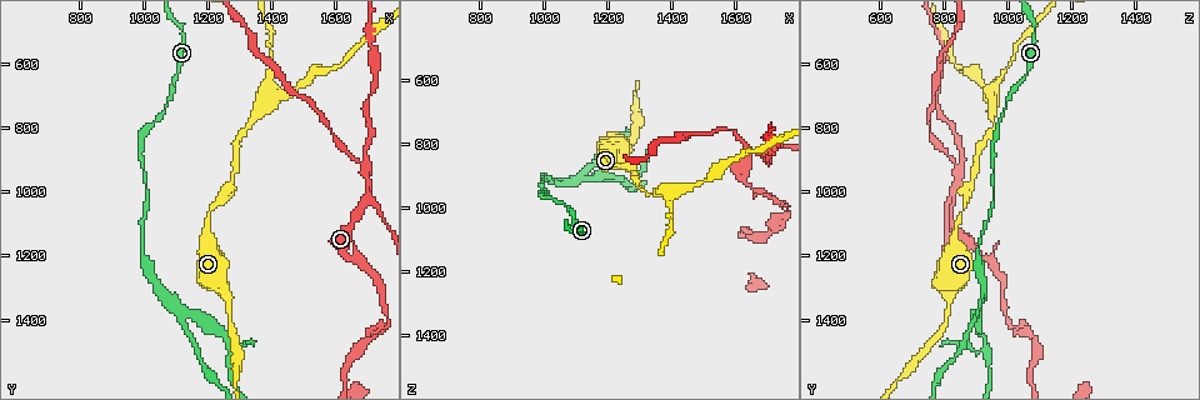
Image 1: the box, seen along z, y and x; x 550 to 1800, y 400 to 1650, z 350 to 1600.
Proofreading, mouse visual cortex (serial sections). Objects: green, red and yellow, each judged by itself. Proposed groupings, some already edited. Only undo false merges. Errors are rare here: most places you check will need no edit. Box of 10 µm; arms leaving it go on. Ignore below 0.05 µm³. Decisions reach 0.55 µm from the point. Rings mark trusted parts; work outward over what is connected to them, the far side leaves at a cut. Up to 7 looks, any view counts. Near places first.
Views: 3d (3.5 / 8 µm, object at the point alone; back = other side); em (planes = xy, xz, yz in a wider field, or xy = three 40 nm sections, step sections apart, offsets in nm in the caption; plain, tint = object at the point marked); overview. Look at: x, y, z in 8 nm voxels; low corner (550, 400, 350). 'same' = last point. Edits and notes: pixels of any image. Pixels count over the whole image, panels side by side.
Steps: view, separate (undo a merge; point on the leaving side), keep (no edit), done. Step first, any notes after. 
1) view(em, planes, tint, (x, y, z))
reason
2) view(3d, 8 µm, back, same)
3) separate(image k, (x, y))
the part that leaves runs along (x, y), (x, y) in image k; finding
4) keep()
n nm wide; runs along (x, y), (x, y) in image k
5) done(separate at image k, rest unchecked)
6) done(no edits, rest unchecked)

view(3d, 8 µm, (1400, 710, 950))
arms part here

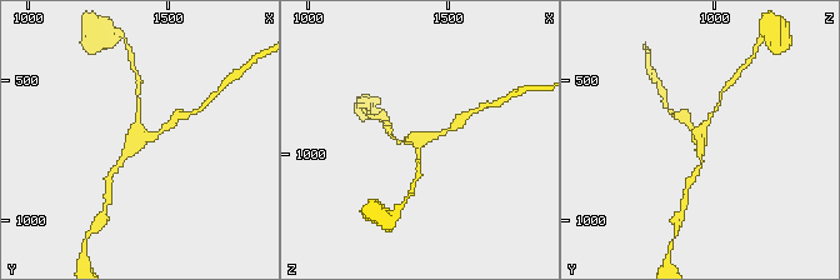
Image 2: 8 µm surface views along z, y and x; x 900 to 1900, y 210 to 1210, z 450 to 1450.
view(em, xy, step 1, tint, same)
3 arms; arms of 150, 150, 150 nm; need the tissue

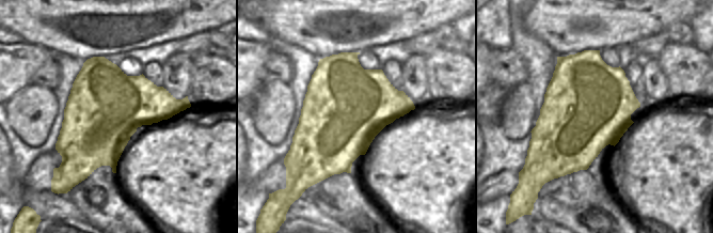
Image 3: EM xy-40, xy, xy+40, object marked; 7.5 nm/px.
keep()
one cell here

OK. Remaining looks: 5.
view(3d, 3.5 µm, (1700, 960, 840))
sharp bend

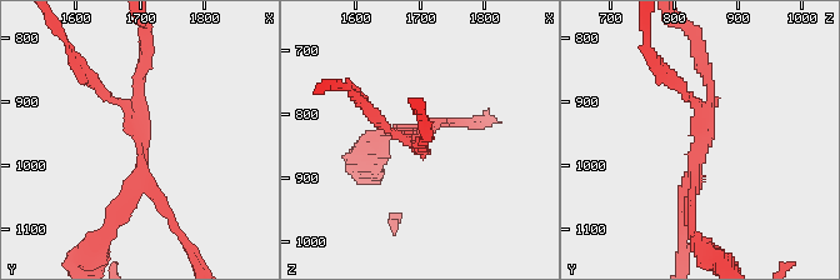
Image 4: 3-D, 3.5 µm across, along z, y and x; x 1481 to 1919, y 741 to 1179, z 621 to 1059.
view(em, xy, step 5, tint, (1700, 965, 830))
3 arms; arms of 150, 150, 150 nm; need the tissue

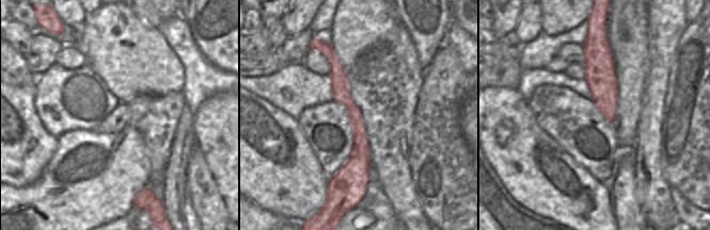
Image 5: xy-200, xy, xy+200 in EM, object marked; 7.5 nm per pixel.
separate(image 4, (681, 88))
the part that leaves runs along (695, 159), (698, 105), (663, 71) in image 4; two cells meet here

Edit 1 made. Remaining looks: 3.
view(3d, 8 µm, (1270, 1330, 820))

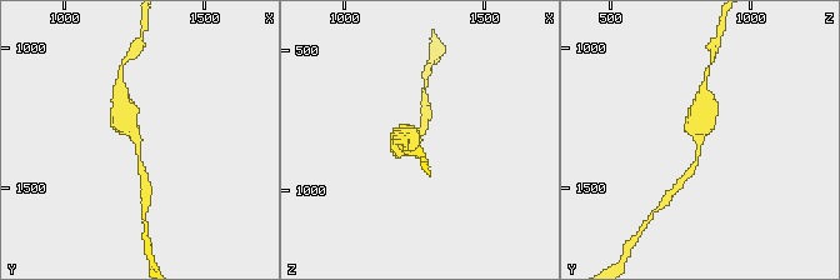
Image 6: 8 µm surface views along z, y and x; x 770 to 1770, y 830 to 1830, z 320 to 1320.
view(em, xy, step 1, tint, same)
arms of 200, 600 nm; shape alone is not enough

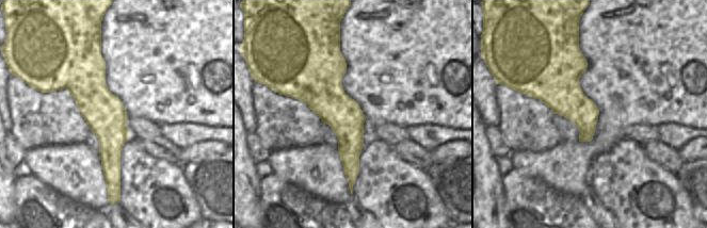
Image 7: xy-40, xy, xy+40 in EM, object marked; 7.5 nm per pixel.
keep()
runs along (121, 109), (139, 143), (144, 174) in image 6; one cell here

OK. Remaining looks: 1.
done(separate at image 4, rest unchecked)

